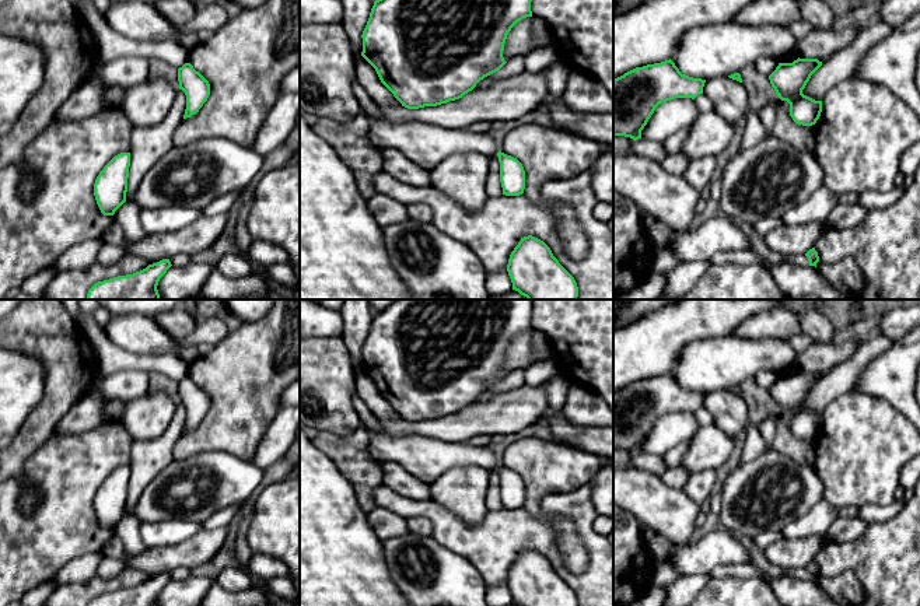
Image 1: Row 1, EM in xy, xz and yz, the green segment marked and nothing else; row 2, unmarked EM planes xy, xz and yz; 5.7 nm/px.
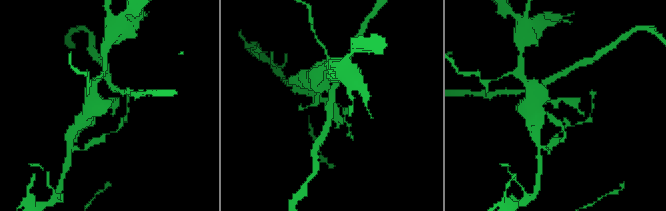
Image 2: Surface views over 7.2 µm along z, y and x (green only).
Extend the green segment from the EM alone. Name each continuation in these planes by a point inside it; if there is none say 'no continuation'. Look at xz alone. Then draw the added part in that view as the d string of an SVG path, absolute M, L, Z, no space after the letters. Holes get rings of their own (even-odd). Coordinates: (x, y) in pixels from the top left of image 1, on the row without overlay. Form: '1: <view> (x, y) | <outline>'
no continuation

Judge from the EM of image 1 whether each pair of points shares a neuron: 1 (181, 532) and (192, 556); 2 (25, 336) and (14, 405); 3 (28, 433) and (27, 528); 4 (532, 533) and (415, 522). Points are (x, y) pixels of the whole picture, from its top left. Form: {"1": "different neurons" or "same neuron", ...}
{"1": "different neurons", "2": "different neurons", "3": "different neurons", "4": "different neurons"}

